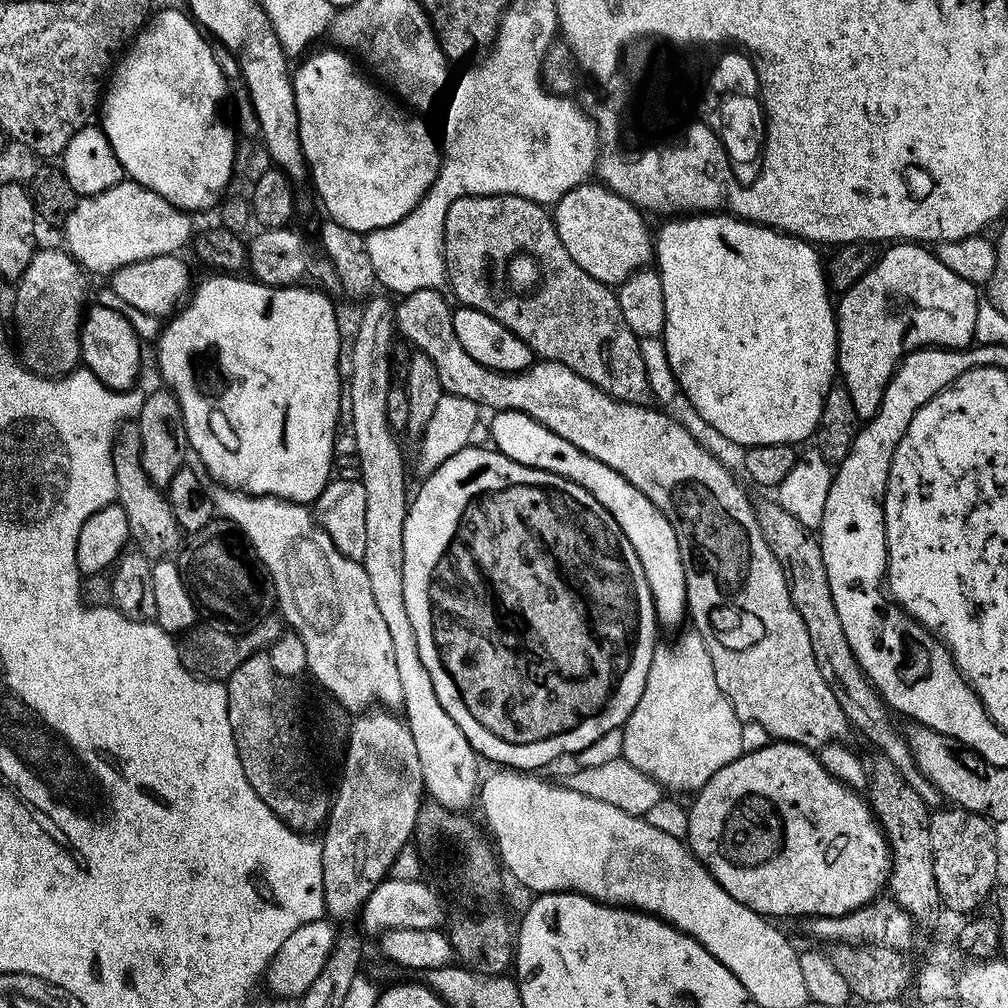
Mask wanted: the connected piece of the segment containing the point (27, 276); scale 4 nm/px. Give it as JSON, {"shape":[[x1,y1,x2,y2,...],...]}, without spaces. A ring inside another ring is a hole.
{"shape":[[37,247,34,258,30,258,30,266,26,266,15,285,16,301,12,304,12,316,16,319,16,336,20,339,19,359,27,371,49,378,67,376,81,363,80,322,86,308,84,299,88,296,89,277,71,255,63,247,60,248]]}

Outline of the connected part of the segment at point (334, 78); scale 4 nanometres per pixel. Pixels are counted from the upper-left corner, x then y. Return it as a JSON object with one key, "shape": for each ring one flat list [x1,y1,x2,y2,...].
{"shape":[[328,46,325,52,314,52,299,61,300,69,295,69,292,89,296,95,304,160,308,165,310,181,316,186,316,192,328,211,327,219,347,230,363,234,394,226,406,214,410,214,414,206,418,206,438,174,442,148,437,133,435,136,428,129,424,121,427,119,405,110,395,99,387,100,349,53,332,46]]}

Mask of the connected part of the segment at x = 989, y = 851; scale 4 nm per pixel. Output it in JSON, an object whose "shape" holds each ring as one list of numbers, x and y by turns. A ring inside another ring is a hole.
{"shape":[[944,806,931,813,929,828,933,846,934,877,941,905,952,912,975,913,975,908,987,896,989,899,993,895,998,884,996,867,1000,864,1000,856,996,853,997,829,993,821,967,812,964,808]]}

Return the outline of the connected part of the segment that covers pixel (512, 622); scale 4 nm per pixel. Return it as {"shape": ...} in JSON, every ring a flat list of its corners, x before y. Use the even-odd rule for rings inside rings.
{"shape":[[488,446,463,448,458,454,446,458,446,462,442,462,442,466,438,466,438,470,423,477,422,483,424,485,417,492,415,489,414,495,411,497,402,530,402,594,406,594,406,614,410,614,410,623,414,626,414,639,418,642,418,658,422,658,422,666,426,666,426,674,430,674,430,682,434,682,434,694,438,694,438,702,442,702,442,710,446,710,446,714,450,714,450,718,454,718,458,730,462,730,462,734,466,734,473,750,483,759,485,756,486,759,493,760,496,763,493,765,503,766,508,770,540,770,536,768,546,767,551,760,556,760,559,756,568,756,571,752,572,755,578,754,582,750,586,750,586,746,590,746,590,742,598,742,598,738,602,738,602,734,606,734,610,730,623,729,634,706,638,706,638,698,642,698,642,690,646,690,646,674,650,674,650,662,654,658,658,643,658,637,656,637,658,617,650,594,650,586,646,582,646,574,642,574,642,562,638,562,638,554,634,554,634,546,630,546,626,534,622,534,618,522,614,522,614,518,610,518,610,514,602,506,602,502,598,502,598,498,594,498,594,494,590,494,572,480,567,480,546,470,522,466]]}

